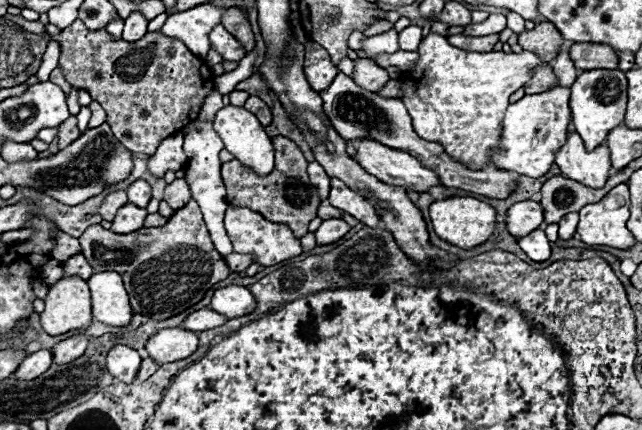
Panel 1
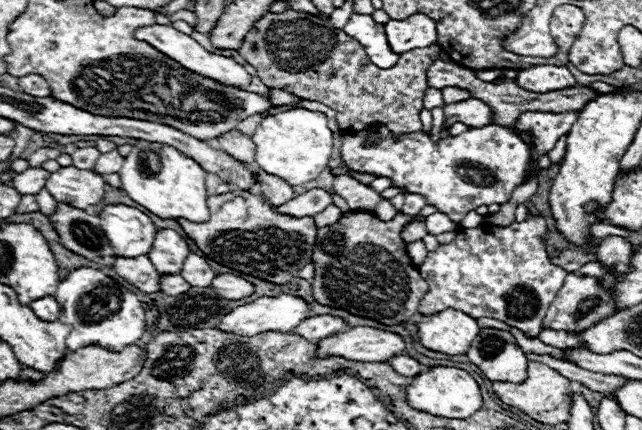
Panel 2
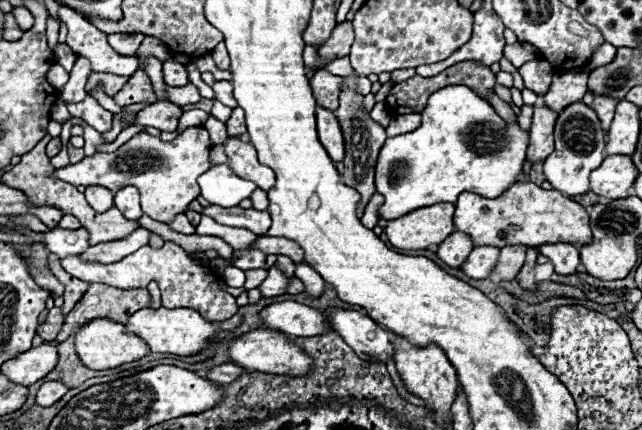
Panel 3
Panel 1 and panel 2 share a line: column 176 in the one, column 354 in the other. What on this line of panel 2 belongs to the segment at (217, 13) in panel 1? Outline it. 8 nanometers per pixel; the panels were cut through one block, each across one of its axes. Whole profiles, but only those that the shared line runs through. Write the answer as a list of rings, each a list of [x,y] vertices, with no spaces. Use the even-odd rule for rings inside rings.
[[[354,14],[350,16],[350,20],[346,22],[344,26],[344,32],[352,38],[356,38],[368,58],[380,66],[380,68],[388,68],[388,66],[394,66],[398,62],[398,54],[392,54],[392,50],[388,48],[388,40],[386,40],[386,34],[384,34],[384,26],[374,22],[372,16],[368,14]]]

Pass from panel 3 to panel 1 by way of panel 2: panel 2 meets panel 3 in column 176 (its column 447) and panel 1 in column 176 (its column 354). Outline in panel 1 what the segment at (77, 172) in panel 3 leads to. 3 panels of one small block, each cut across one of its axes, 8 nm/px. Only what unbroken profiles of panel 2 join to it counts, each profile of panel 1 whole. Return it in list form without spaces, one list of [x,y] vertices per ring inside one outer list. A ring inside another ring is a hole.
[[[176,132],[164,138],[156,148],[156,154],[148,158],[148,172],[156,178],[162,178],[168,170],[176,172],[184,164],[186,164],[186,154],[182,152],[182,134]]]

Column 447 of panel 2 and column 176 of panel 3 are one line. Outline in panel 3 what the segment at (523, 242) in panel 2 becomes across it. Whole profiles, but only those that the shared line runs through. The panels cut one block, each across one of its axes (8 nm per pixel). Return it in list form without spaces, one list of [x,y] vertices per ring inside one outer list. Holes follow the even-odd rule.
[[[166,242],[158,250],[154,250],[150,246],[142,246],[134,254],[122,258],[120,262],[112,262],[112,264],[86,262],[80,256],[72,256],[72,258],[62,258],[62,266],[68,274],[72,274],[74,278],[80,278],[84,282],[90,282],[90,284],[100,282],[100,284],[122,288],[122,290],[148,286],[150,280],[156,280],[162,290],[162,306],[164,308],[192,308],[192,310],[200,312],[208,322],[222,322],[222,320],[232,318],[238,312],[236,298],[232,294],[220,290],[220,286],[218,286],[220,276],[214,272],[204,274],[204,268],[196,266],[188,258],[188,252],[182,250],[174,242]]]

